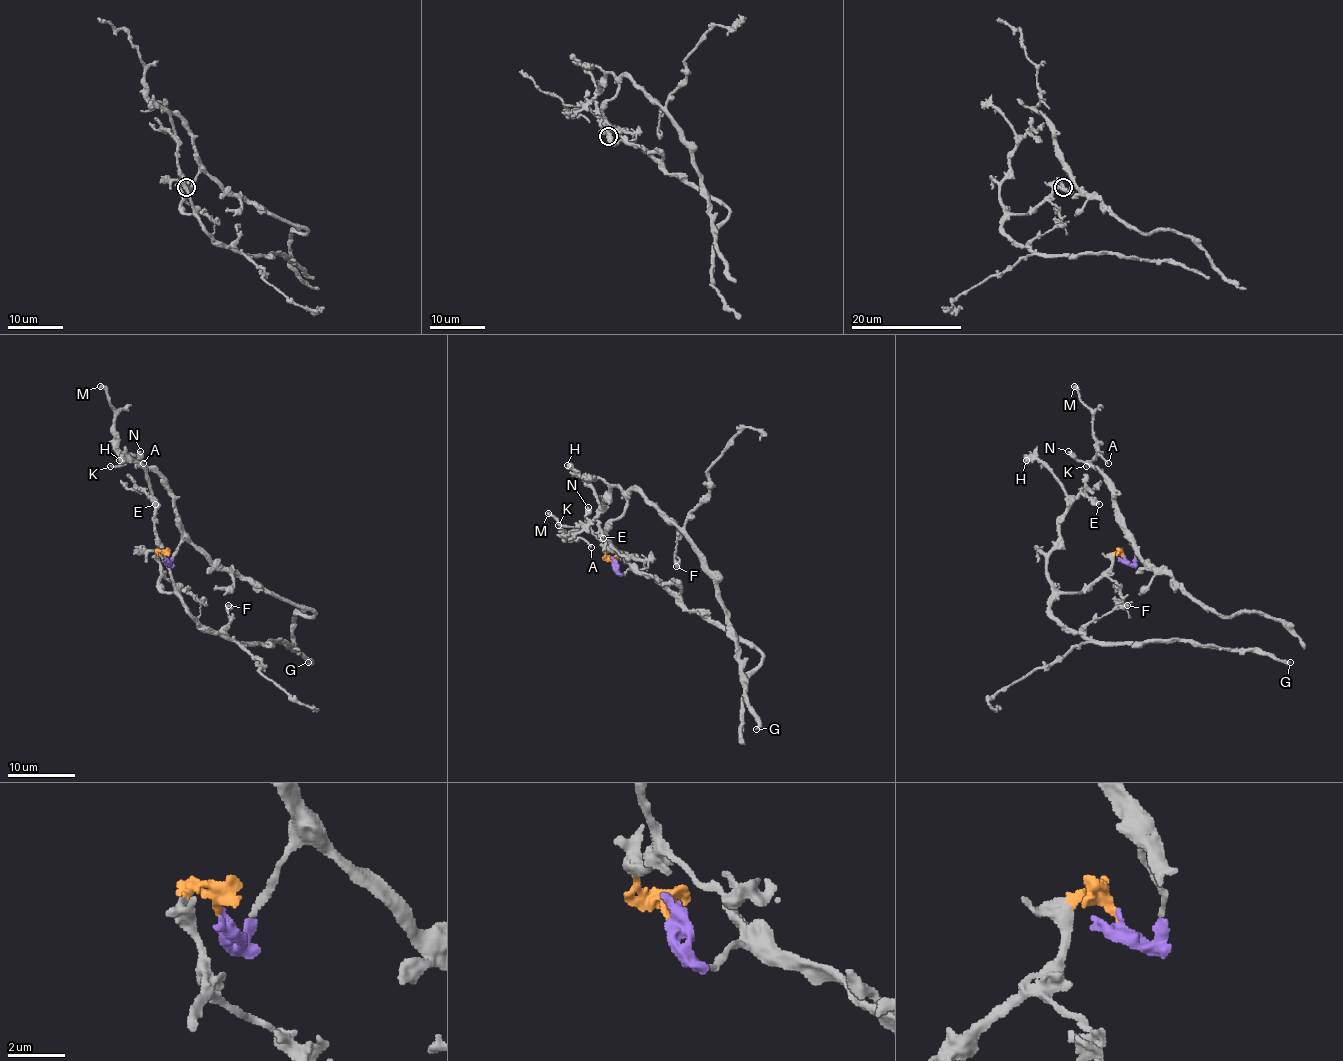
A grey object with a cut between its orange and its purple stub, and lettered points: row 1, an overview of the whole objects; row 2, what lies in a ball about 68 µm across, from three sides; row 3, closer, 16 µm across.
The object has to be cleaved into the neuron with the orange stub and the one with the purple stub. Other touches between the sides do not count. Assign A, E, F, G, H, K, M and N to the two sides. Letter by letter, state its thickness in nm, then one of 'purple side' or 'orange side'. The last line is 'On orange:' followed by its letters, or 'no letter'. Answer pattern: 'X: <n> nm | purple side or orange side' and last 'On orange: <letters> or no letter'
A: 120 nm | purple side
E: 320 nm | orange side
F: 440 nm | orange side
G: 360 nm | orange side
H: 460 nm | orange side
K: 150 nm | purple side
M: 300 nm | purple side
N: 320 nm | purple side
On orange: E, F, G, H

